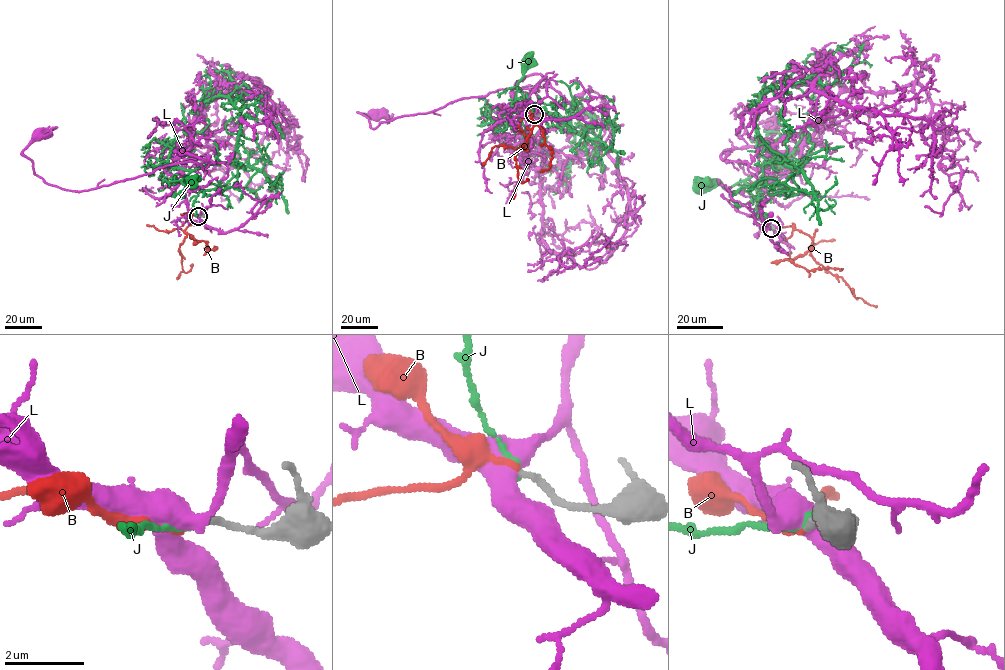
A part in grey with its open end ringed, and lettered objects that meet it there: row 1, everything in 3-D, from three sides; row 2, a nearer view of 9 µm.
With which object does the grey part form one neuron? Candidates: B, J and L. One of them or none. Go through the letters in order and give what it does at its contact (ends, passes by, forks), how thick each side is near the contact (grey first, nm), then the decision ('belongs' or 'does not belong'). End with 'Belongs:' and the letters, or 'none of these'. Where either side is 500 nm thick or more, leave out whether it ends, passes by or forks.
B: it ends; calibres 160 and 150 nm; belongs
J: it ends; calibres 160 and 140 nm; does not belong
L: it forks; calibres 160 and 460 nm; does not belong
Belongs: B

